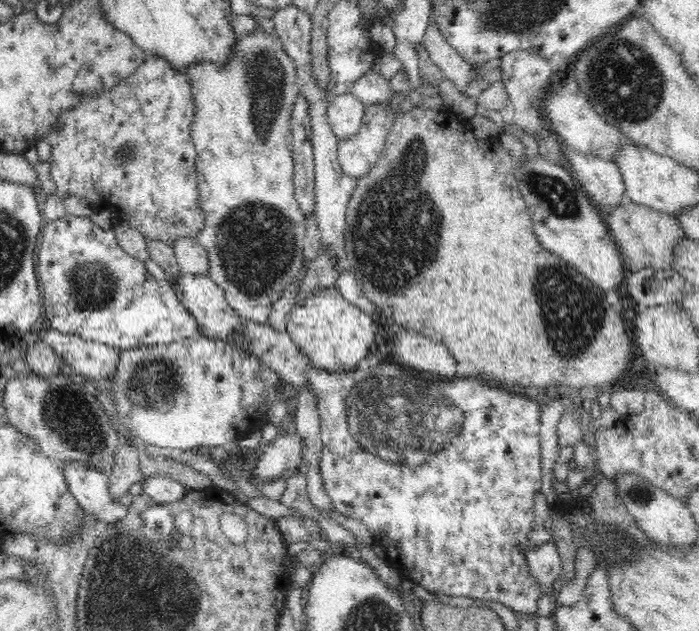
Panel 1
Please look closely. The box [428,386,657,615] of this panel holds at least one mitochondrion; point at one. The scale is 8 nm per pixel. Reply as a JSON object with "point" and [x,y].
{"point":[635,492]}

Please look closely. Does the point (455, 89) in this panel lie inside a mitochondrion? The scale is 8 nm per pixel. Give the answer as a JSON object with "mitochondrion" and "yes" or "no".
{"mitochondrion":"no"}

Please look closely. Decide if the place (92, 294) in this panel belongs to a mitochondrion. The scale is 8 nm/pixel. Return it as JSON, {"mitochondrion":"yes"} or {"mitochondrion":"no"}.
{"mitochondrion":"yes"}

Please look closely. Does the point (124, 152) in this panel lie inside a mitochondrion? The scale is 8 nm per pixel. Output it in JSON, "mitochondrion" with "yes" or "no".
{"mitochondrion":"yes"}

